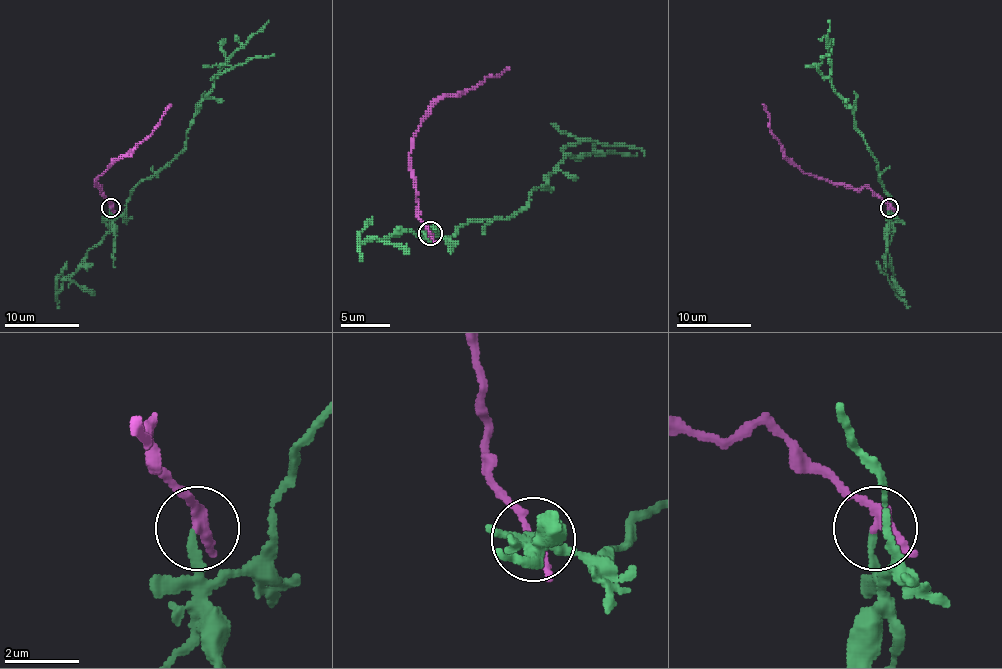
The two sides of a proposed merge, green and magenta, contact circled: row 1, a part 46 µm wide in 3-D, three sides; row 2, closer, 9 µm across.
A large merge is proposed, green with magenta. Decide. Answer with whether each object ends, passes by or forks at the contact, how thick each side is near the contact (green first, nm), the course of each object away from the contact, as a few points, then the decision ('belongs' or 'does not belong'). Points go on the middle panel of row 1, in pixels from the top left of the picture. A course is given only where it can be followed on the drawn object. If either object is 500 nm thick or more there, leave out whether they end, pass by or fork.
green ends | magenta passes by | 200/300 nm | green via (428, 234), (443, 236), (470, 221), (507, 219), (526, 204), (534, 190), (568, 155), (637, 153) | magenta via (431, 234), (418, 217), (409, 155), (418, 126), (440, 99), (475, 89), (509, 67) | does not belong

